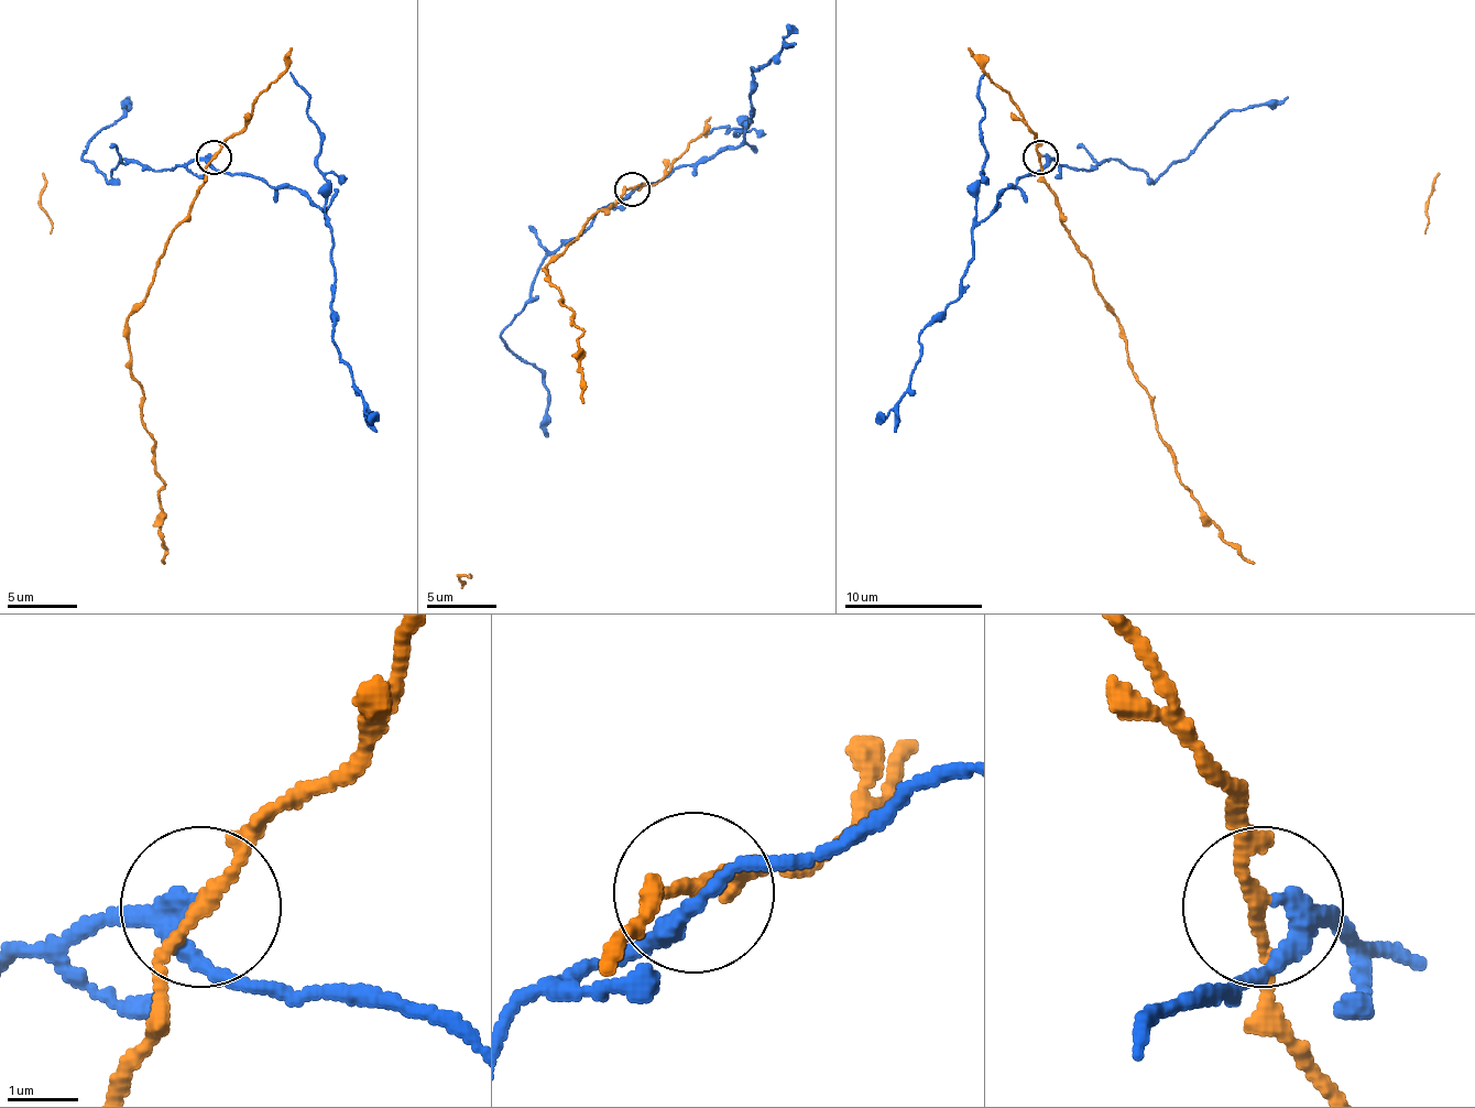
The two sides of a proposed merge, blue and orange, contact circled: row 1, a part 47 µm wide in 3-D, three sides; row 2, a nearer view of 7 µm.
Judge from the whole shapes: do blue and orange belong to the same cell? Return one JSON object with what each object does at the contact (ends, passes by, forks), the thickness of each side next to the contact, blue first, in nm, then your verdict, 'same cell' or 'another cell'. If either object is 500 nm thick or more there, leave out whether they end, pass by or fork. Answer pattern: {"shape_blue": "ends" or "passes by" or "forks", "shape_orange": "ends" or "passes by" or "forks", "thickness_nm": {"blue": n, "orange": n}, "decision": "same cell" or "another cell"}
{"shape_blue": "passes by", "shape_orange": "passes by", "thickness_nm": {"blue": 240, "orange": 170}, "decision": "another cell"}

